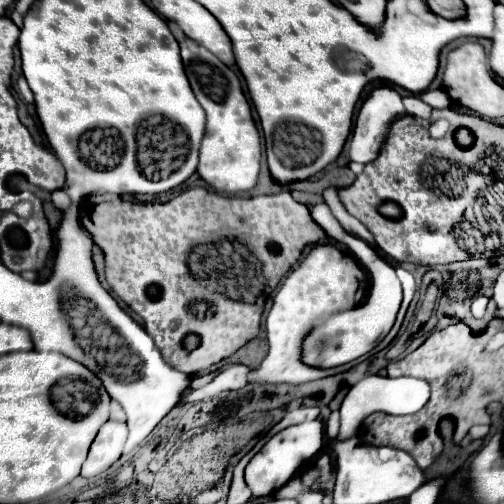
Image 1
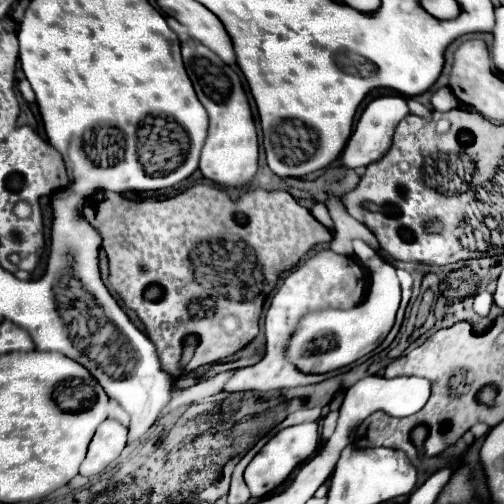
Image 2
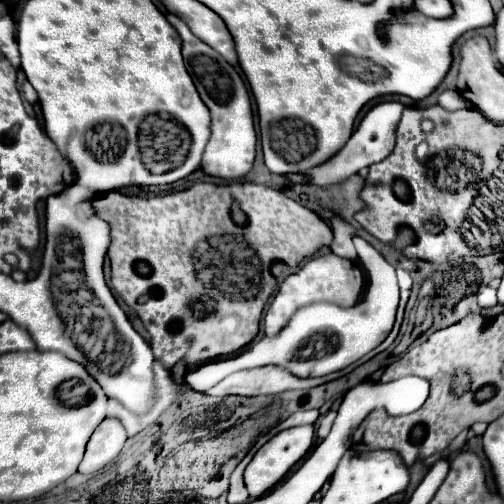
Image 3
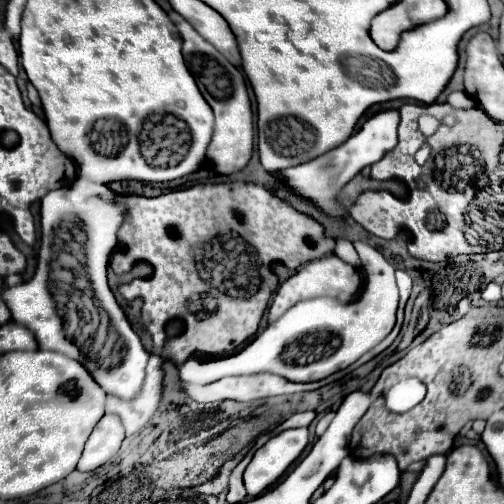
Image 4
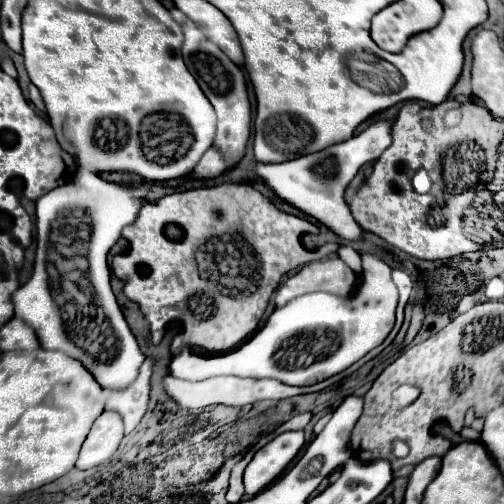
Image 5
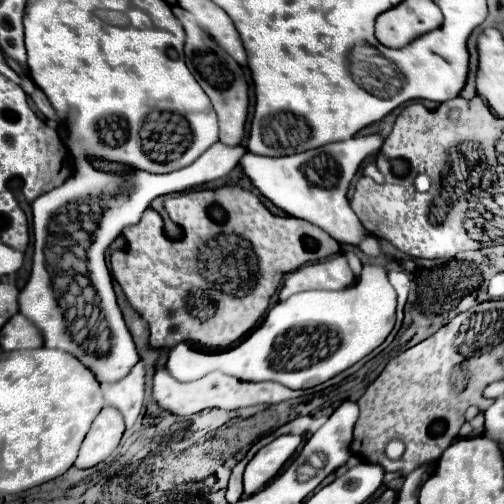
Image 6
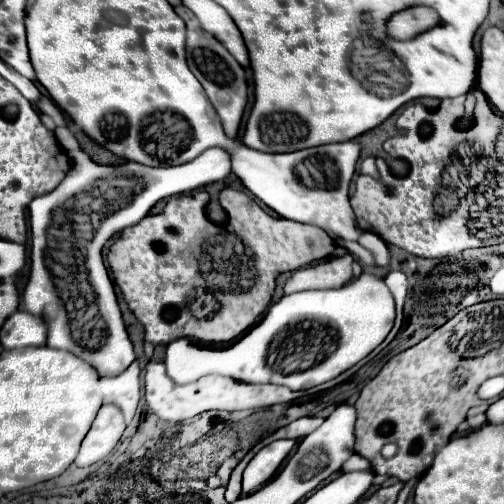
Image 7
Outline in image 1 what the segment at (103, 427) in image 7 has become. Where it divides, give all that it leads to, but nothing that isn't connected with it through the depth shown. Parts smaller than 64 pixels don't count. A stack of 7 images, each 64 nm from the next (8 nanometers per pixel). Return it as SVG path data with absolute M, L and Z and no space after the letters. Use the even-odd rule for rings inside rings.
M108 420L100 428L96 440L92 442L88 458L82 466L82 476L92 478L106 472L122 456L126 436L128 436L128 426L124 422Z

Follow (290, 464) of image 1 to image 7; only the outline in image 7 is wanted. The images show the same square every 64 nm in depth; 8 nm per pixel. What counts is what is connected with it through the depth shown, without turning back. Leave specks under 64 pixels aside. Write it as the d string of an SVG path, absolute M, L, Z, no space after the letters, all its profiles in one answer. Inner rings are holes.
M280 439L264 446L248 462L244 470L244 484L242 484L244 494L252 494L258 488L262 488L262 484L266 484L276 474L280 464L286 460L286 456L297 443L295 439Z

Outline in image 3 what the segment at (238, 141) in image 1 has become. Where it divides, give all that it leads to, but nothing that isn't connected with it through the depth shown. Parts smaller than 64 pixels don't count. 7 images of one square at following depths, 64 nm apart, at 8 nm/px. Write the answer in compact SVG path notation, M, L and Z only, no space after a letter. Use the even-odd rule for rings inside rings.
M168 14L166 18L182 38L182 56L186 62L186 70L192 76L202 102L212 114L212 134L202 156L202 170L208 176L224 180L244 178L252 170L256 158L256 130L244 80L220 54L216 54L208 44L198 40L178 16Z

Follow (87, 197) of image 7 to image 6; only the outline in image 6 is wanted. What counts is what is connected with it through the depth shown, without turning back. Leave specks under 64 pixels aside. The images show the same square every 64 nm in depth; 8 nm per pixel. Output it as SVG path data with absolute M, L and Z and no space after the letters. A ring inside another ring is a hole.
M206 150L188 168L182 168L180 172L172 172L168 176L150 176L140 170L126 176L106 174L94 170L86 160L78 160L72 178L32 202L34 262L30 280L18 294L18 304L20 314L40 330L44 346L58 348L76 356L86 368L94 372L98 382L118 382L130 374L130 370L140 362L140 356L116 304L112 276L104 258L106 248L120 236L126 226L132 226L142 218L142 212L156 196L180 192L190 186L220 178L214 174L220 174L220 168L212 166L210 150ZM84 312L106 312L104 318L110 328L108 352L94 350L88 354L68 336L66 330L84 330Z

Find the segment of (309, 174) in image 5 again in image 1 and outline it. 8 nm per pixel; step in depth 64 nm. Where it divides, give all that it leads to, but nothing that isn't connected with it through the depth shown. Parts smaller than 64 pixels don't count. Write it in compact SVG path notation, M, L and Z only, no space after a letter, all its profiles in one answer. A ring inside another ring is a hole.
M388 86L374 88L358 112L350 142L350 160L362 164L372 162L378 156L392 120L404 114L406 110L398 90Z

